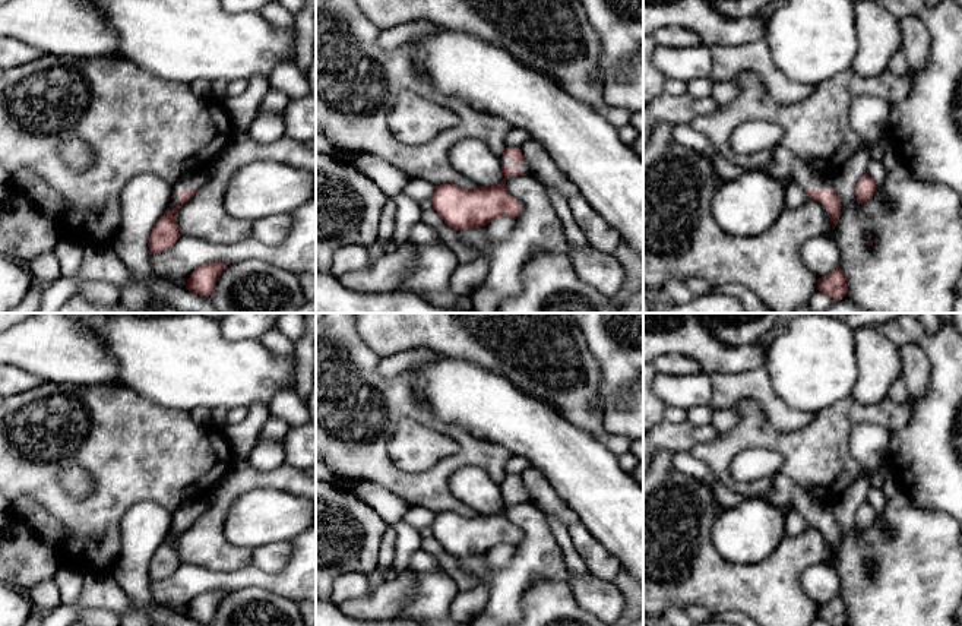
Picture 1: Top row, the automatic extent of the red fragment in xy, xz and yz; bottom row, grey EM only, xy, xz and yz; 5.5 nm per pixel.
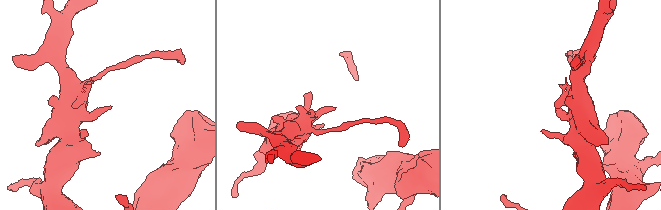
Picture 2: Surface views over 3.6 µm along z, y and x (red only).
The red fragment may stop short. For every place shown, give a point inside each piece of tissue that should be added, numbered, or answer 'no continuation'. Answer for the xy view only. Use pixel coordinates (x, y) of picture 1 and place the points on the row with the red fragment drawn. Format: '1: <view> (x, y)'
1: xy (195, 176)

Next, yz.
1: yz (784, 164)

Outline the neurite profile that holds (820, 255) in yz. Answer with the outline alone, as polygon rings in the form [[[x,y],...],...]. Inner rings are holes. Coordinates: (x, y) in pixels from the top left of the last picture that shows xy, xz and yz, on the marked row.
[[[830,234],[813,237],[803,246],[803,259],[807,268],[822,278],[838,268],[839,247]]]

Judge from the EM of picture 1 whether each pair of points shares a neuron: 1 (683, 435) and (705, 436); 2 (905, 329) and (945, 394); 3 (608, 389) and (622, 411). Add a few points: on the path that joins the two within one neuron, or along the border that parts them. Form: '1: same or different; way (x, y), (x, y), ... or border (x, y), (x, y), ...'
1: same; way (689, 435), (699, 435)
2: same; way (923, 340), (945, 361), (945, 376)
3: different; border (627, 385), (603, 416)

